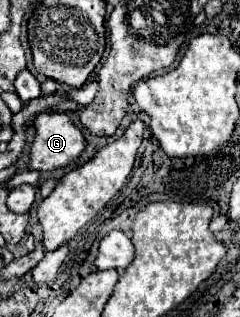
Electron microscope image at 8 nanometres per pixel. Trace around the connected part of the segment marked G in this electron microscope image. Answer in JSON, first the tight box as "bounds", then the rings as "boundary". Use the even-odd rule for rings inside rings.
{"bounds":[28,113,86,171],"boundary":[[[40,113],[34,127],[36,137],[30,145],[30,161],[28,161],[30,171],[52,171],[58,167],[66,167],[74,163],[86,147],[82,131],[72,123],[72,119],[66,113]]]}

